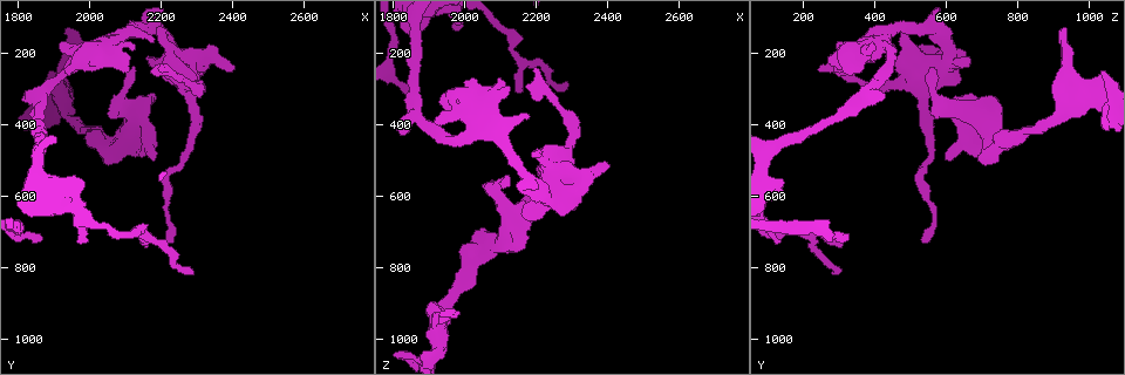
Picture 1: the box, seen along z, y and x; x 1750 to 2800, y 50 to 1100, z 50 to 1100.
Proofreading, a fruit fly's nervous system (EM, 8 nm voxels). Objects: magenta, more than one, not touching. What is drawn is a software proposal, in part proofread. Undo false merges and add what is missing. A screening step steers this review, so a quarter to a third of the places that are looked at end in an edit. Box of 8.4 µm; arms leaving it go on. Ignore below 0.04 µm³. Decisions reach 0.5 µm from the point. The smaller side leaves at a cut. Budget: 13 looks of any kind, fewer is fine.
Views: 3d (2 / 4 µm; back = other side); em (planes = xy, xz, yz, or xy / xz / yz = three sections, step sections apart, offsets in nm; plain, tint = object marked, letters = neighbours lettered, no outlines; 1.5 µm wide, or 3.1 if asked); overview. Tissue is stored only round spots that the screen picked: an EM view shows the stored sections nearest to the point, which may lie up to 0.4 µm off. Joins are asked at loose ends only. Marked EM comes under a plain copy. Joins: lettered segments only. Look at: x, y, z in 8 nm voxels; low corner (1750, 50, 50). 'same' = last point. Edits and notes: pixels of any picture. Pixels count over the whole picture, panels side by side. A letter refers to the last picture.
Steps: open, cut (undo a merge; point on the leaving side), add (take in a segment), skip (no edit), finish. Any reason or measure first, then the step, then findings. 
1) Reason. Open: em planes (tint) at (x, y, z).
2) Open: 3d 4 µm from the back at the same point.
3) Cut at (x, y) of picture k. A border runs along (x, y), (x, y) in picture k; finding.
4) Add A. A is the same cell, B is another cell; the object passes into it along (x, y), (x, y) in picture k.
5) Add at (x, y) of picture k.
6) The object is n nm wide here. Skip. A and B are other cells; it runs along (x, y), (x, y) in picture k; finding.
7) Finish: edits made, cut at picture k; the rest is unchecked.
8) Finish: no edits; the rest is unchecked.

Thick turns thin. Open: 3d 2 µm at (2310, 295, 415).

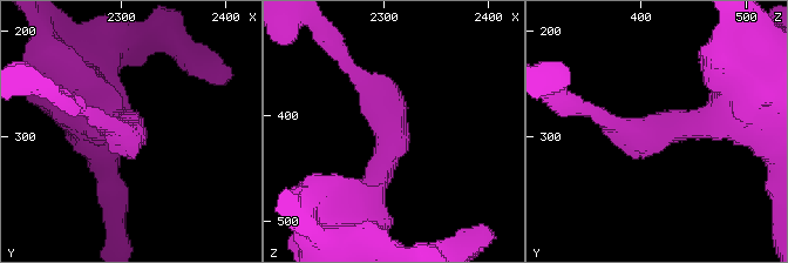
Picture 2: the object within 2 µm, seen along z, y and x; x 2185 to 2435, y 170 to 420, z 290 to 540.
Need the tissue. Open: em planes (letters) at (2306, 296, 414).

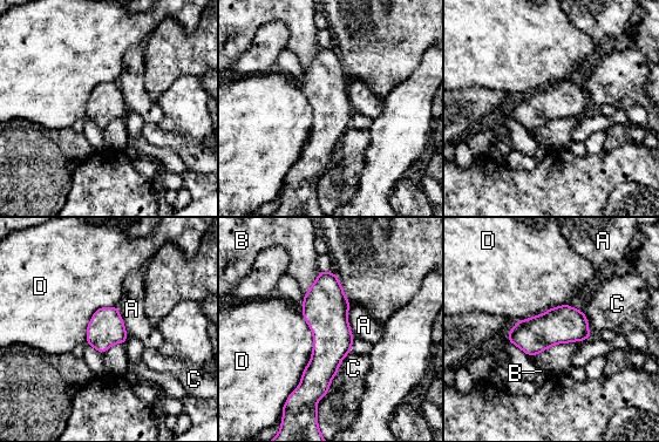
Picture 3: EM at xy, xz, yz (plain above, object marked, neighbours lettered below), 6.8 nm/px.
Skip. A, B, C and D are other cells; it runs along (328, 274), (327, 355), (313, 398) in picture 3; continuous, no second cell.

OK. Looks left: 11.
Free end. Open: em planes (tint) at (2180, 500, 595).

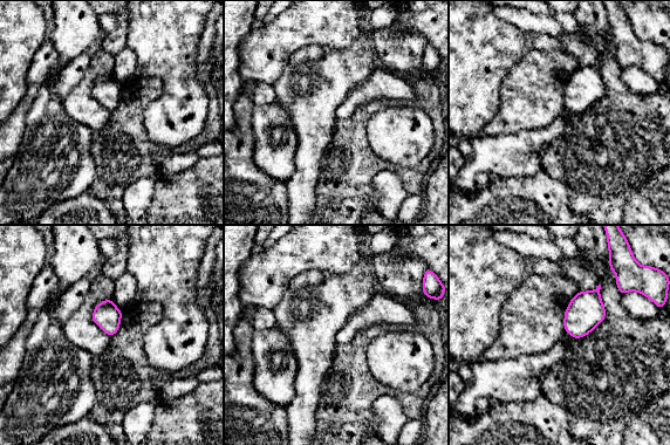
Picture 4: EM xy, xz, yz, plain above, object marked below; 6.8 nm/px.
See the neighbours. Open: em planes (letters) at the same point.

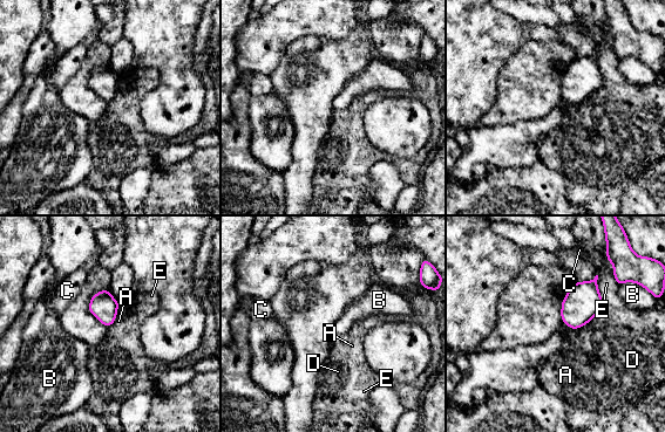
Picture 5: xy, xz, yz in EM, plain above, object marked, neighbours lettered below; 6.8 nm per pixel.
Skip. A, B, C, D and E are other cells; a border runs along (625, 281), (619, 285) in picture 5; none of them fits.

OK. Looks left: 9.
An open end. Open: 3d 2 µm at (1930, 140, 930).

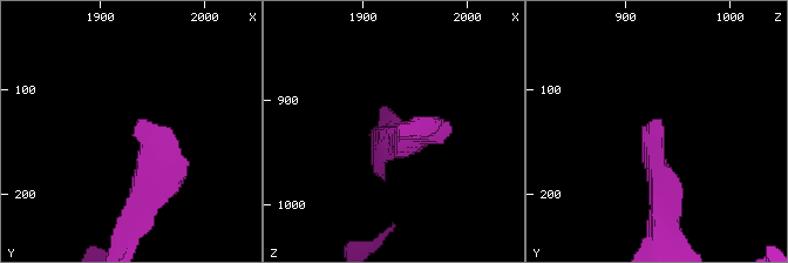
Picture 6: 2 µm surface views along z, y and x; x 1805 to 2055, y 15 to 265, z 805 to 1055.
Open: em yz step 8 (tint) at (1932, 138, 934).

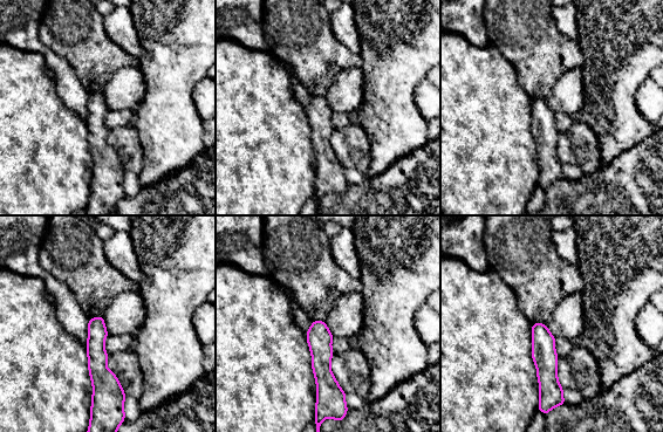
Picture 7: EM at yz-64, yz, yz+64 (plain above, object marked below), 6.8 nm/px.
Open: em planes (letters) at the same point.

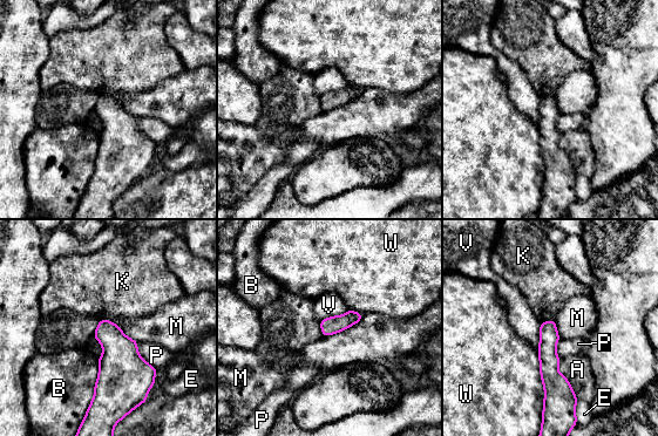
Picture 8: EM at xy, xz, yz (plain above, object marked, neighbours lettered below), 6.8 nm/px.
Skip. A, B, E, K, M, P, V and W are other cells; it runs along (551, 322), (549, 327), (549, 401) in picture 8; none of them fits.

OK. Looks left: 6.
Free end. Open: 3d 4 µm from the back at (2130, 240, 550).

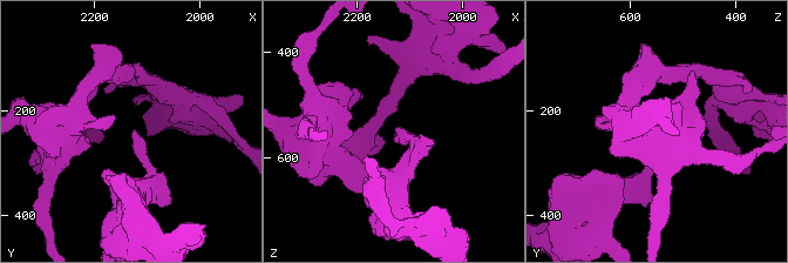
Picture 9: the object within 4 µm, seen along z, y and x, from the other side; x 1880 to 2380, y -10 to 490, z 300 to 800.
Open: em yz step 4 (letters) at (2125, 240, 560).

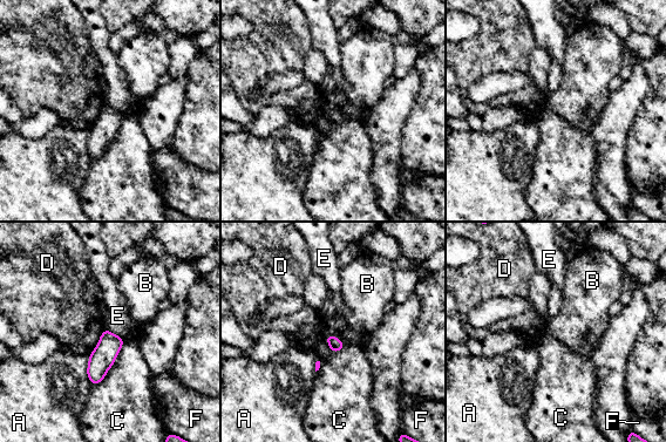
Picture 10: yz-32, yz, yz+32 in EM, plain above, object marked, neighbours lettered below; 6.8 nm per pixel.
Open: em planes (letters) at the same point.

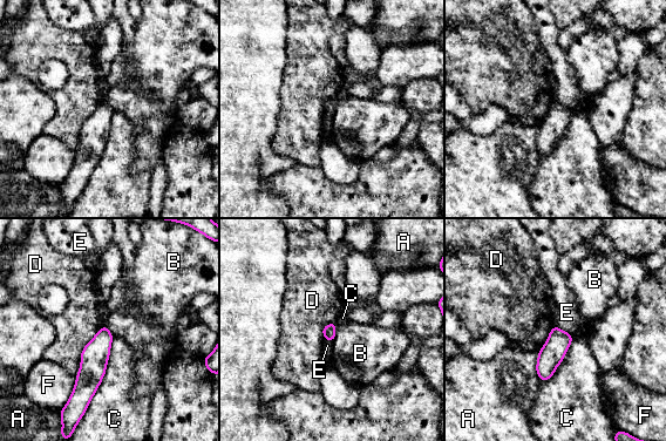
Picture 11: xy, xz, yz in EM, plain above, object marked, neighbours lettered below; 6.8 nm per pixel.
Skip. A, B, C, D, E and F are other cells; a border runs along (337, 325), (332, 343) in picture 11; no lettered segment goes on from it.

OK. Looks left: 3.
An open end. Open: em xz step 8 (letters) at (1910, 175, 385).

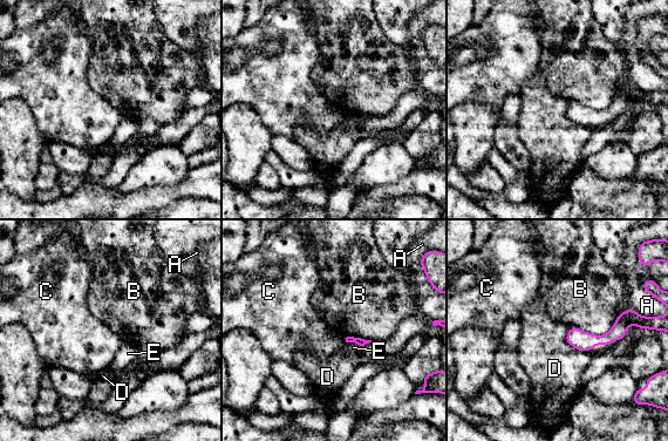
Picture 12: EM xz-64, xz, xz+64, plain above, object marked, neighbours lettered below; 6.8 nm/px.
Cut it another way. Open: em planes (letters) at the same point.

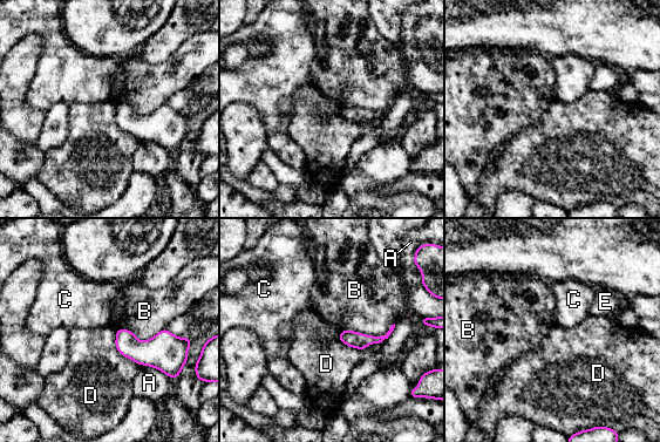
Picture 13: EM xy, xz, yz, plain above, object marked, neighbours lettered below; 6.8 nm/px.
Skip. A, B, C, D and E are other cells; a border runs along (115, 331), (115, 347), (138, 366) in picture 13; no lettered segment goes on from it.

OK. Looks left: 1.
Finish: no edits; the rest is unchecked.

